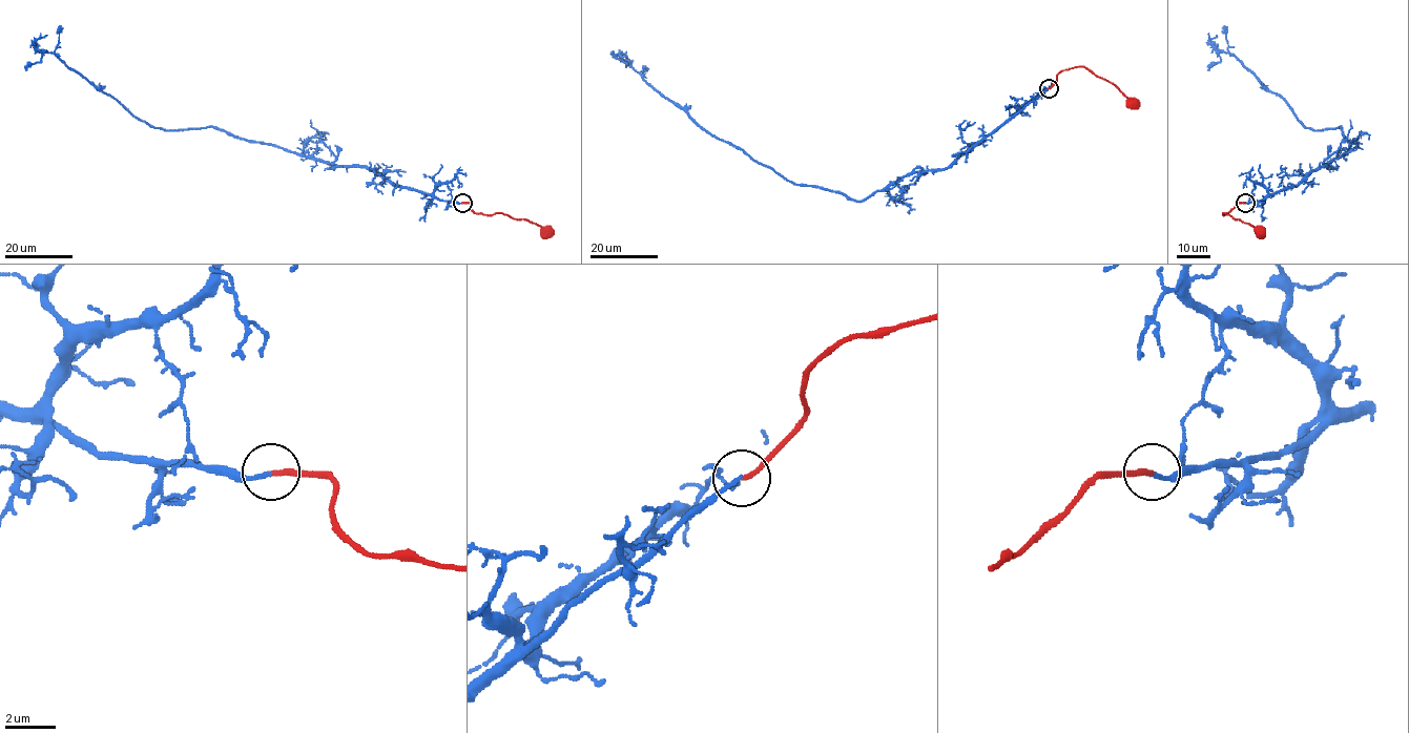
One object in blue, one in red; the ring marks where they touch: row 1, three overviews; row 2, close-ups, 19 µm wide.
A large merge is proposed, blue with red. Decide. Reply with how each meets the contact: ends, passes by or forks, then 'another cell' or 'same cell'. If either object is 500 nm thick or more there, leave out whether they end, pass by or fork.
blue ends there; red ends there; same cell

